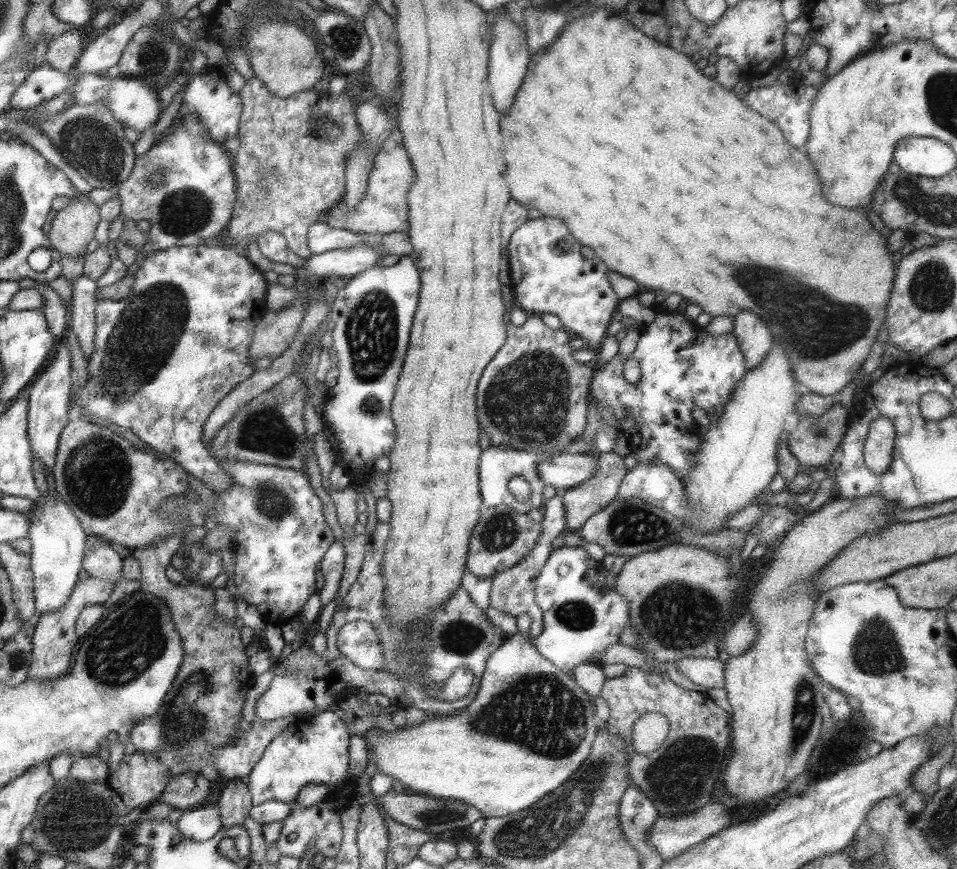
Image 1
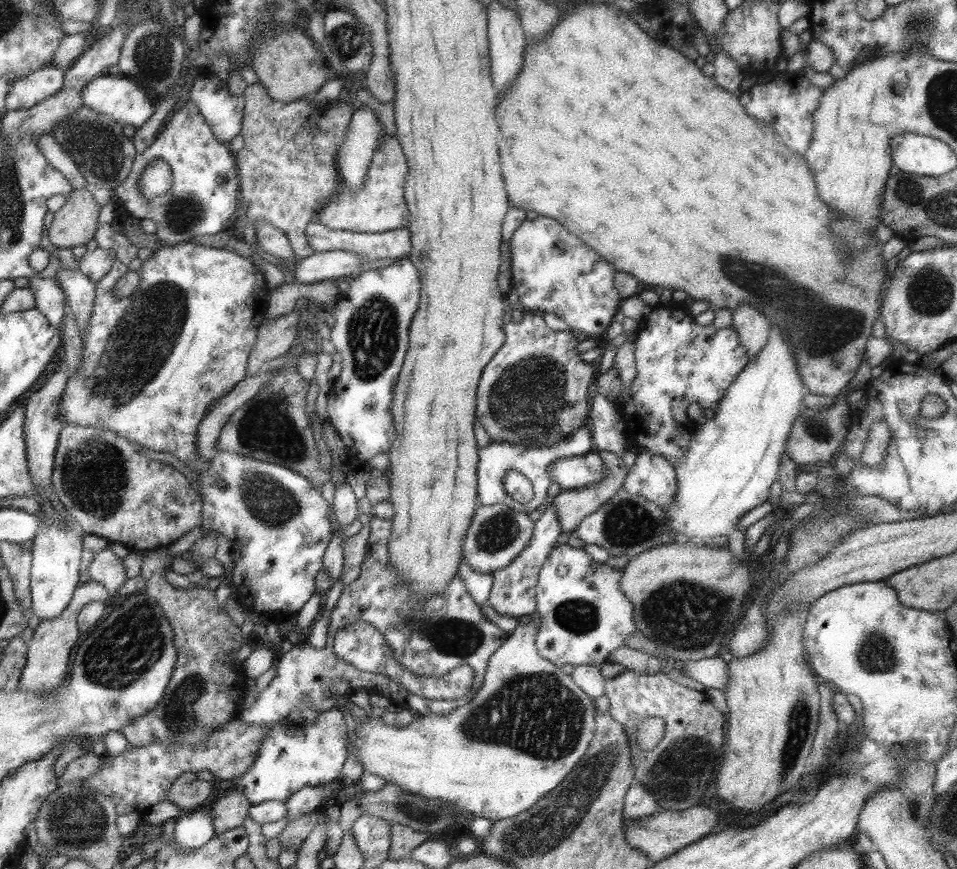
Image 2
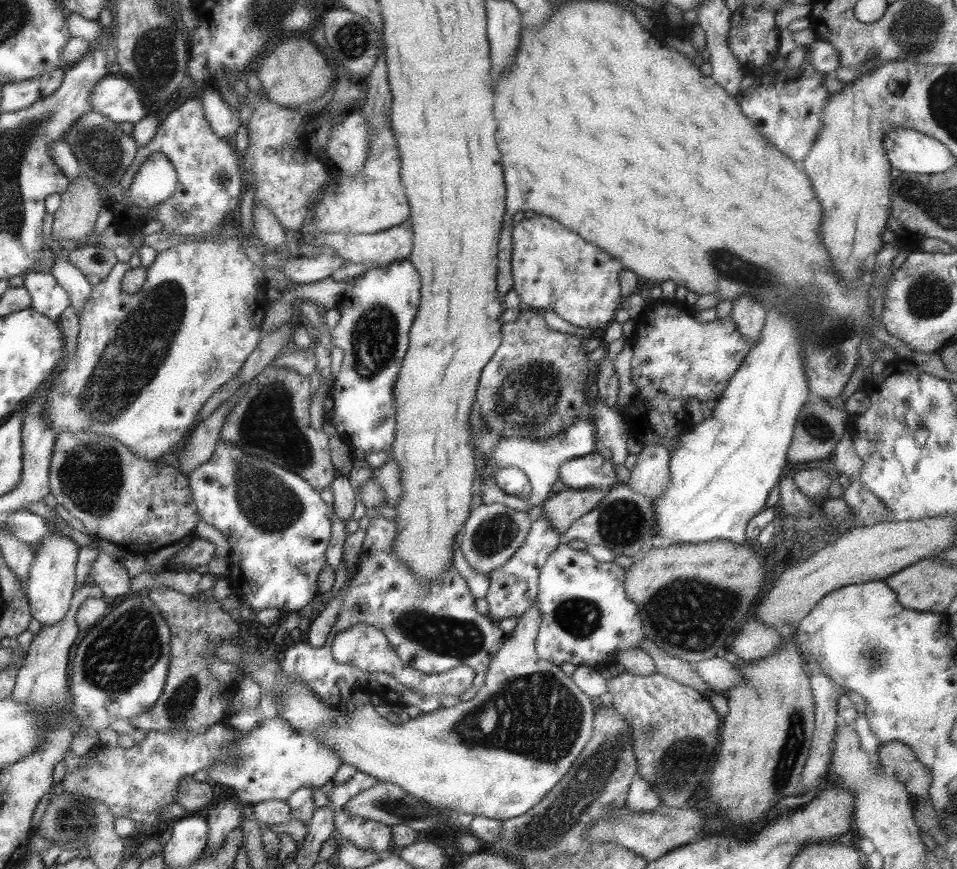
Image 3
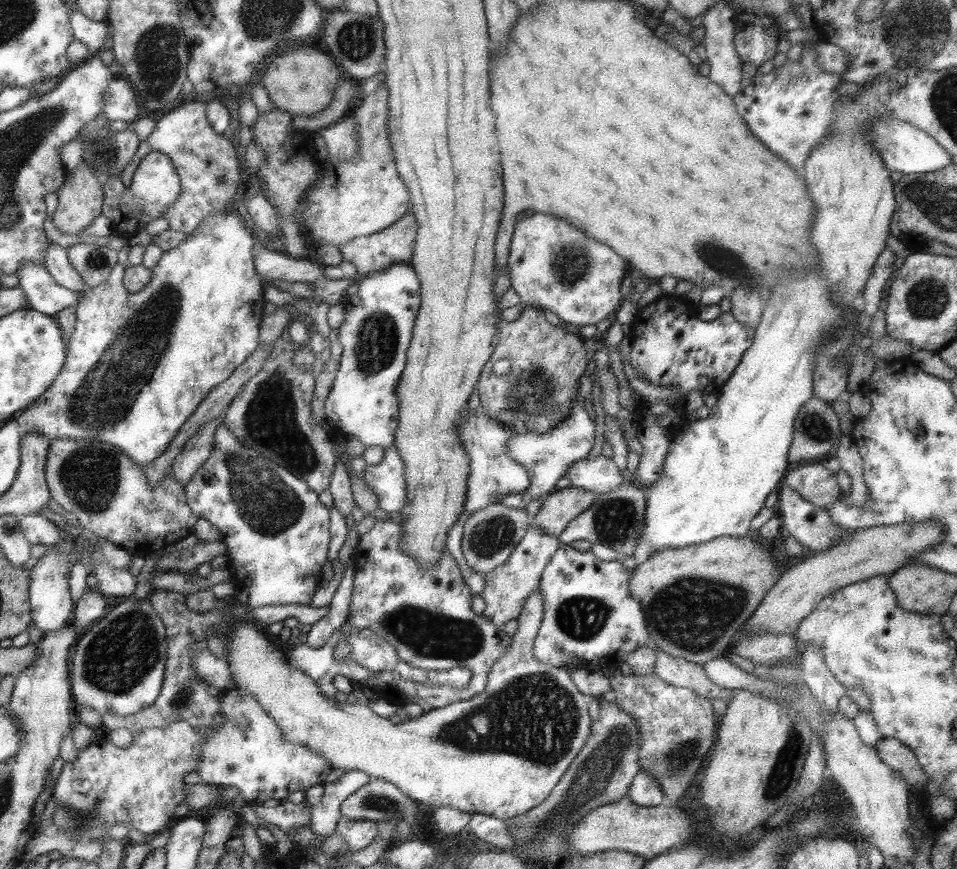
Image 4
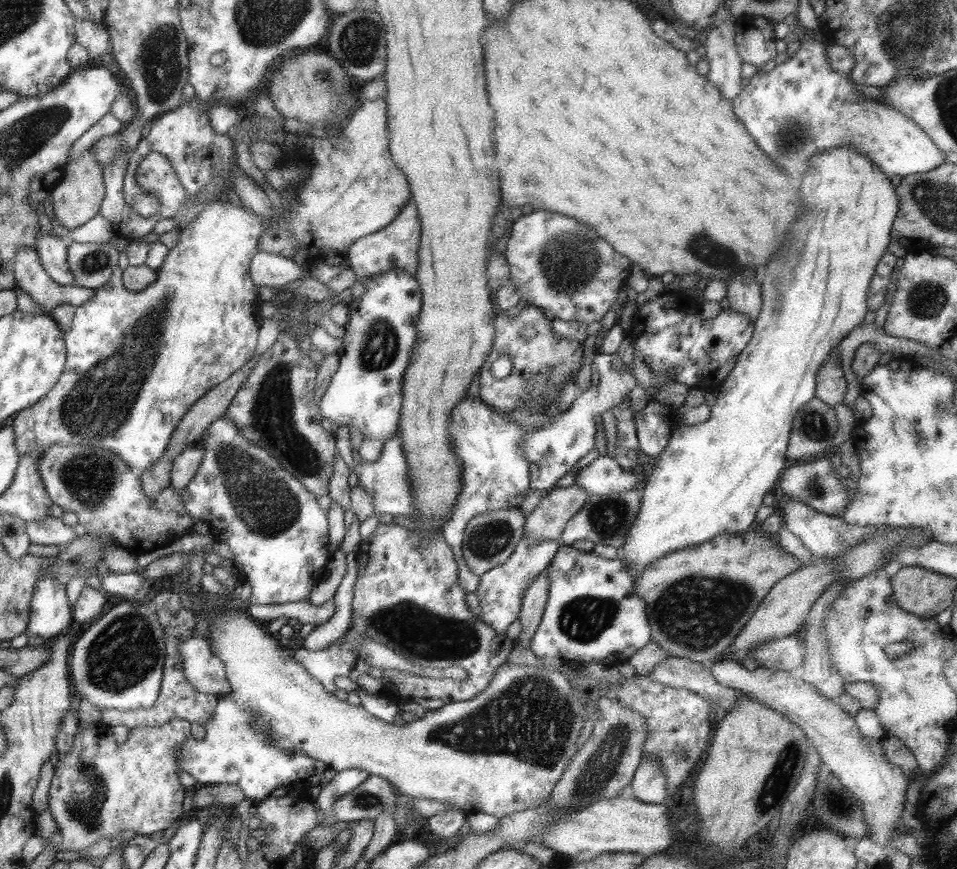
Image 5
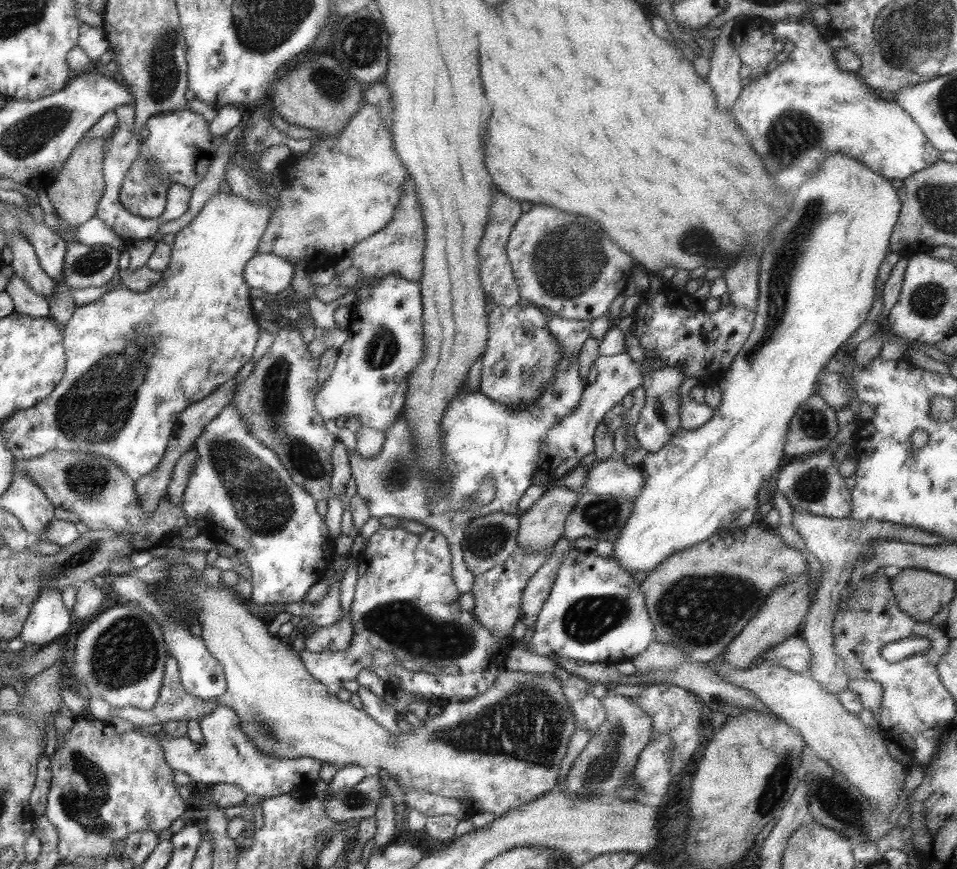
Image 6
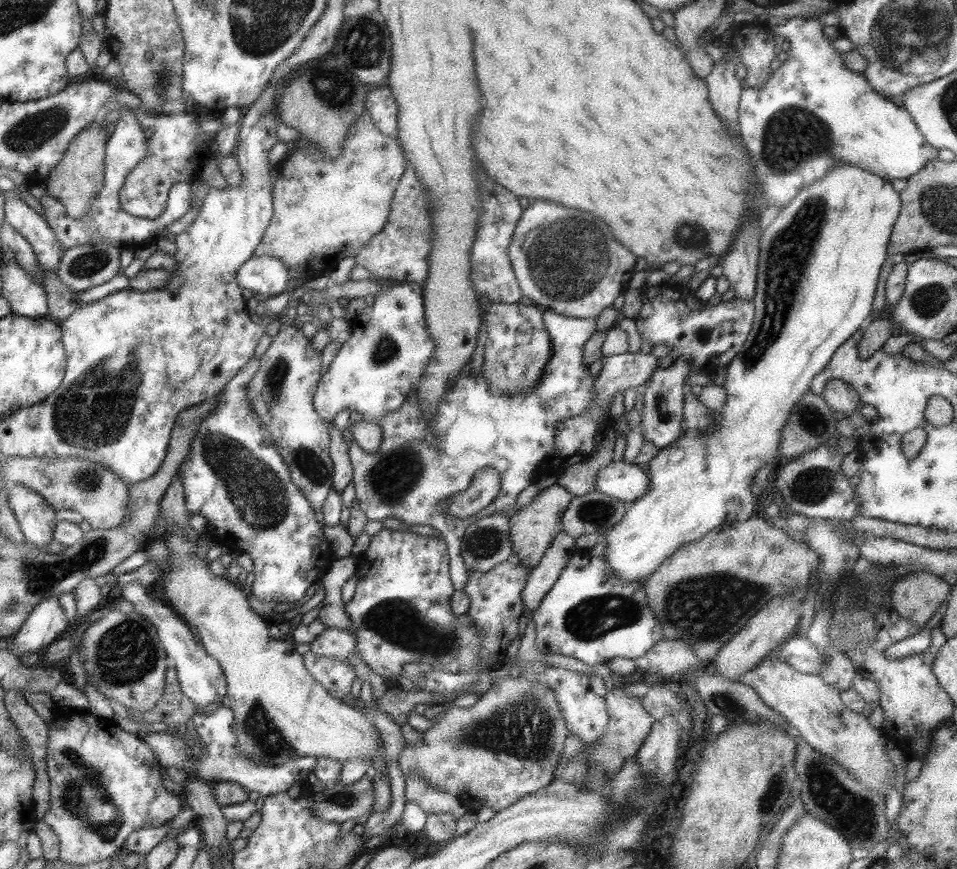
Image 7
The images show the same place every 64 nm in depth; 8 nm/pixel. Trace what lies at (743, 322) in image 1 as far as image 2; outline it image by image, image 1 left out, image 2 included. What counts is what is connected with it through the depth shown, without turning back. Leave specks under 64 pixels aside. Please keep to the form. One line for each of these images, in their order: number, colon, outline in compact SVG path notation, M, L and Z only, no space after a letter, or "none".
2: M737 306L733 312L733 330L737 332L739 346L745 350L745 356L749 360L755 360L759 350L765 348L765 340L769 338L771 332L771 322L755 308L747 306Z

